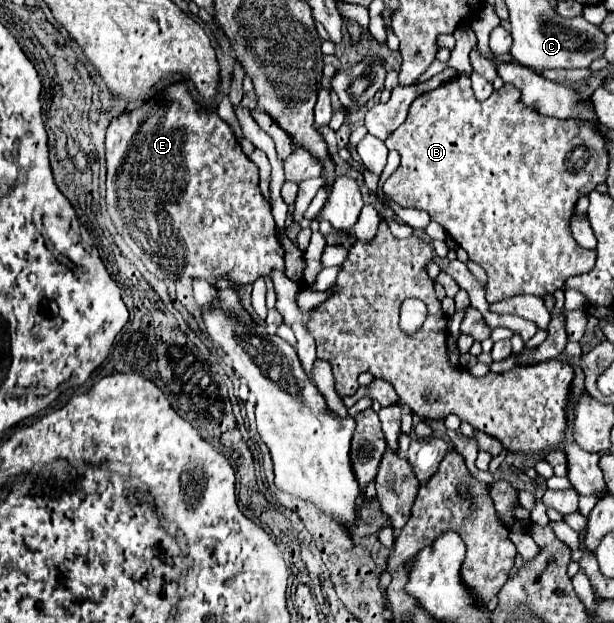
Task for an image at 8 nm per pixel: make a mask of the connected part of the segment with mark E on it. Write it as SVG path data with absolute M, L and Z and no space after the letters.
M172 83L166 85L162 89L162 93L158 97L152 97L146 105L134 109L134 111L124 111L118 117L114 117L108 125L106 131L106 163L108 163L108 177L106 177L106 205L108 205L108 213L118 229L118 233L122 235L122 239L126 241L126 245L132 249L132 253L136 257L140 257L140 261L144 263L144 267L156 275L158 279L168 279L168 281L176 281L180 277L200 277L206 279L210 285L214 285L218 275L228 275L236 285L246 285L246 283L254 283L258 277L272 277L274 281L275 291L277 294L277 302L275 308L284 315L284 323L292 327L292 331L296 333L298 345L296 345L296 353L300 357L302 369L306 371L306 375L312 379L312 367L316 361L316 345L314 339L310 337L310 333L306 333L306 325L302 325L304 321L304 313L300 313L300 309L296 307L296 293L300 291L300 287L290 281L284 275L284 249L278 243L278 239L274 237L274 219L272 219L272 207L270 203L262 197L260 189L258 189L258 167L244 155L238 139L234 137L230 125L226 121L222 121L216 113L214 107L204 109L188 91L188 87L184 83Z

